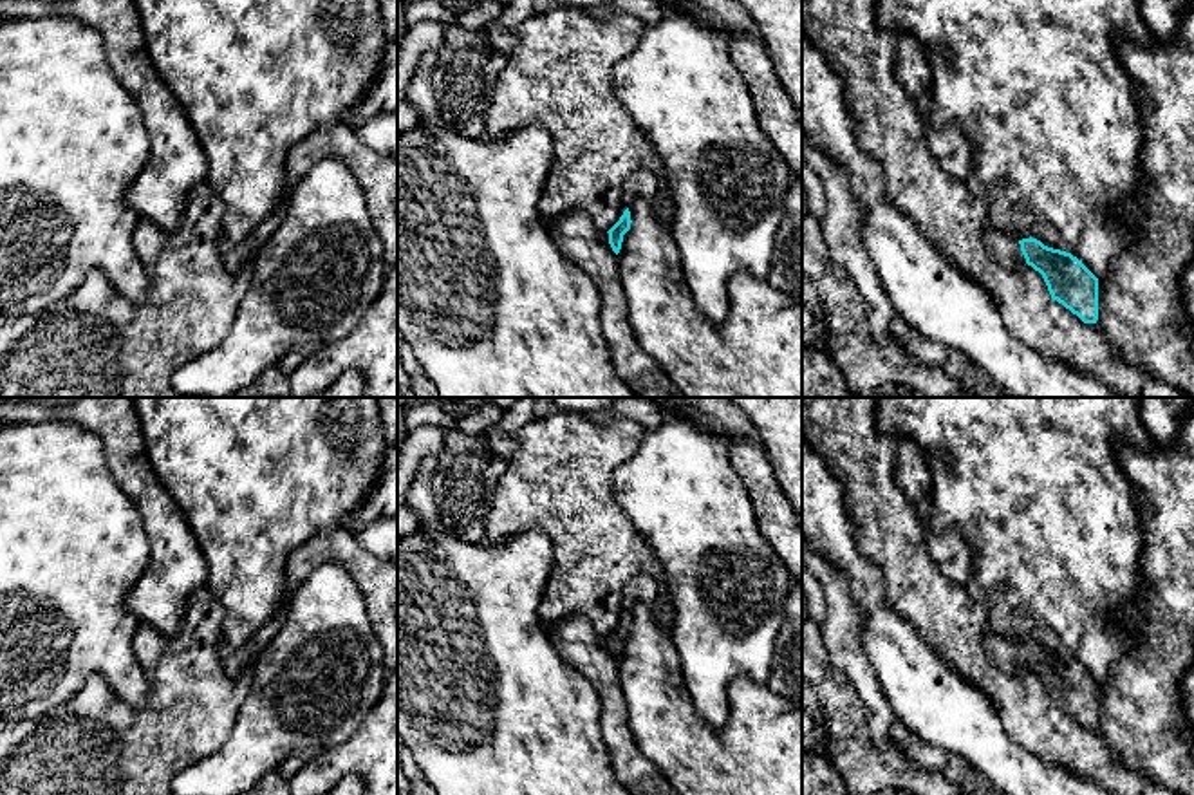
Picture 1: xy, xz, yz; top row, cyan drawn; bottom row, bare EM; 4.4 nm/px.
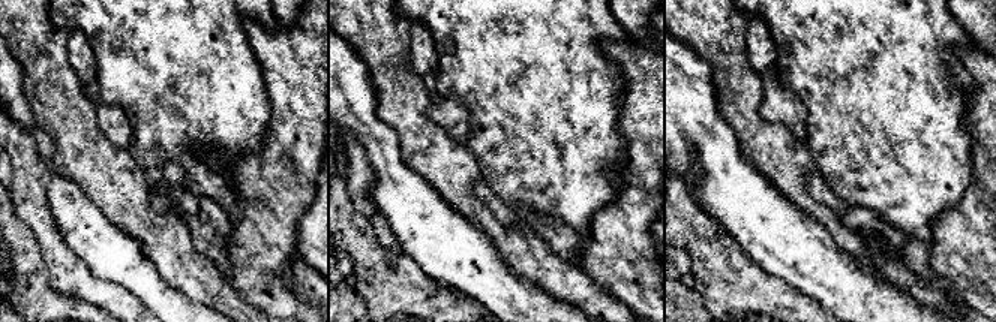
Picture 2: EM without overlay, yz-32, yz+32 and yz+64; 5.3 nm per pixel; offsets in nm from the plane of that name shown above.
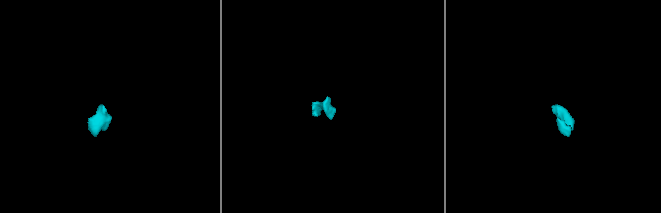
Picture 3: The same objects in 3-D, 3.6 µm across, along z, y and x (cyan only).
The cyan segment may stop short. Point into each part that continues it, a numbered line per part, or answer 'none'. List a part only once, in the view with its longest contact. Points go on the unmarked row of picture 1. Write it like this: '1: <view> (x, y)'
1: yz (1007, 653)

